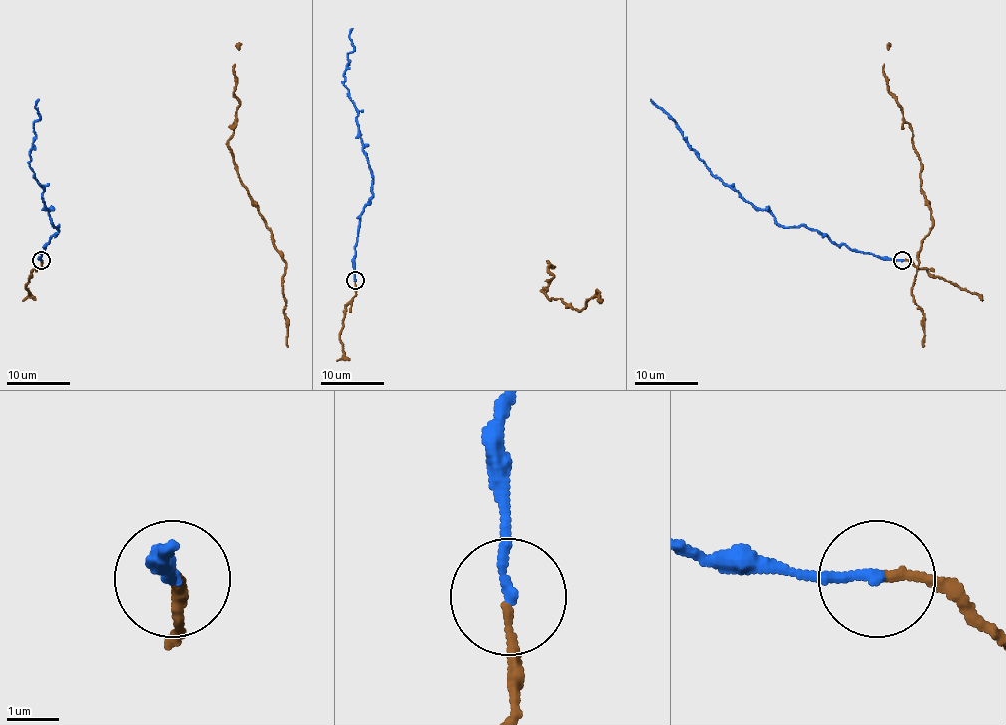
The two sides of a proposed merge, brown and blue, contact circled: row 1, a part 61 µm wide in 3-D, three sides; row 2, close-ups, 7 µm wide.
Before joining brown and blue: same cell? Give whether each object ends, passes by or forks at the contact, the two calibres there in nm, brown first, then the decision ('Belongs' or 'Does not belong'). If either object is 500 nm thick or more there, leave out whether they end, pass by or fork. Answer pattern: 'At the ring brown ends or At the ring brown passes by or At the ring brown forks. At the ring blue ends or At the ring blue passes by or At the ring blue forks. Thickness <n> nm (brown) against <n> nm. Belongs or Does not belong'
At the ring brown ends. At the ring blue ends. Thickness 160 nm (brown) against 190 nm. Belongs

